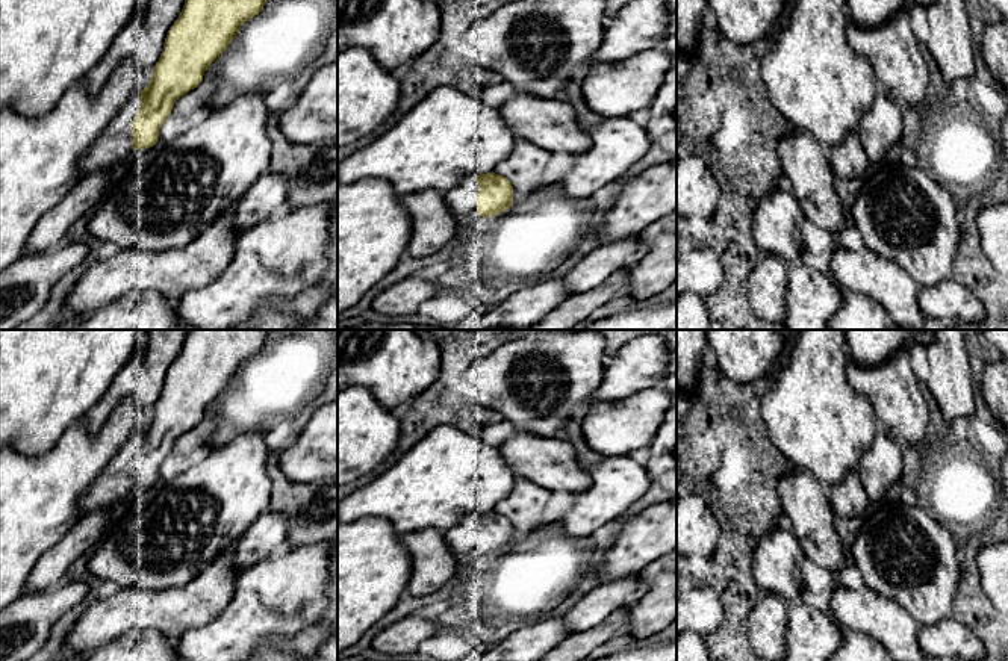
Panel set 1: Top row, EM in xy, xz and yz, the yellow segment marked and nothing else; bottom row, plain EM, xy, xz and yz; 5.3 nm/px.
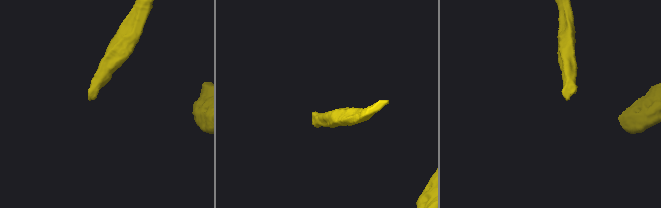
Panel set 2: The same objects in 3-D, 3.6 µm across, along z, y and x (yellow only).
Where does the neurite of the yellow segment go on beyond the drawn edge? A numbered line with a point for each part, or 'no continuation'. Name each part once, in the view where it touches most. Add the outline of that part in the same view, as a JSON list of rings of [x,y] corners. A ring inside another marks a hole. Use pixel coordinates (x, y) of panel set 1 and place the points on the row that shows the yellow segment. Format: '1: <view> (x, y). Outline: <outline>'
1: xy (114, 144). Outline: [[[141,94],[135,95],[109,123],[92,148],[82,157],[77,169],[80,180],[89,174],[124,160],[132,147],[132,121],[141,106]]]

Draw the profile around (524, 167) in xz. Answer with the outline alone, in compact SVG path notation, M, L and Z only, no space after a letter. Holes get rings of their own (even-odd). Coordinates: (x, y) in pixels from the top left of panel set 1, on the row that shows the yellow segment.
M518 138L512 153L493 168L493 172L506 177L513 189L530 195L540 188L551 154L551 151Z

